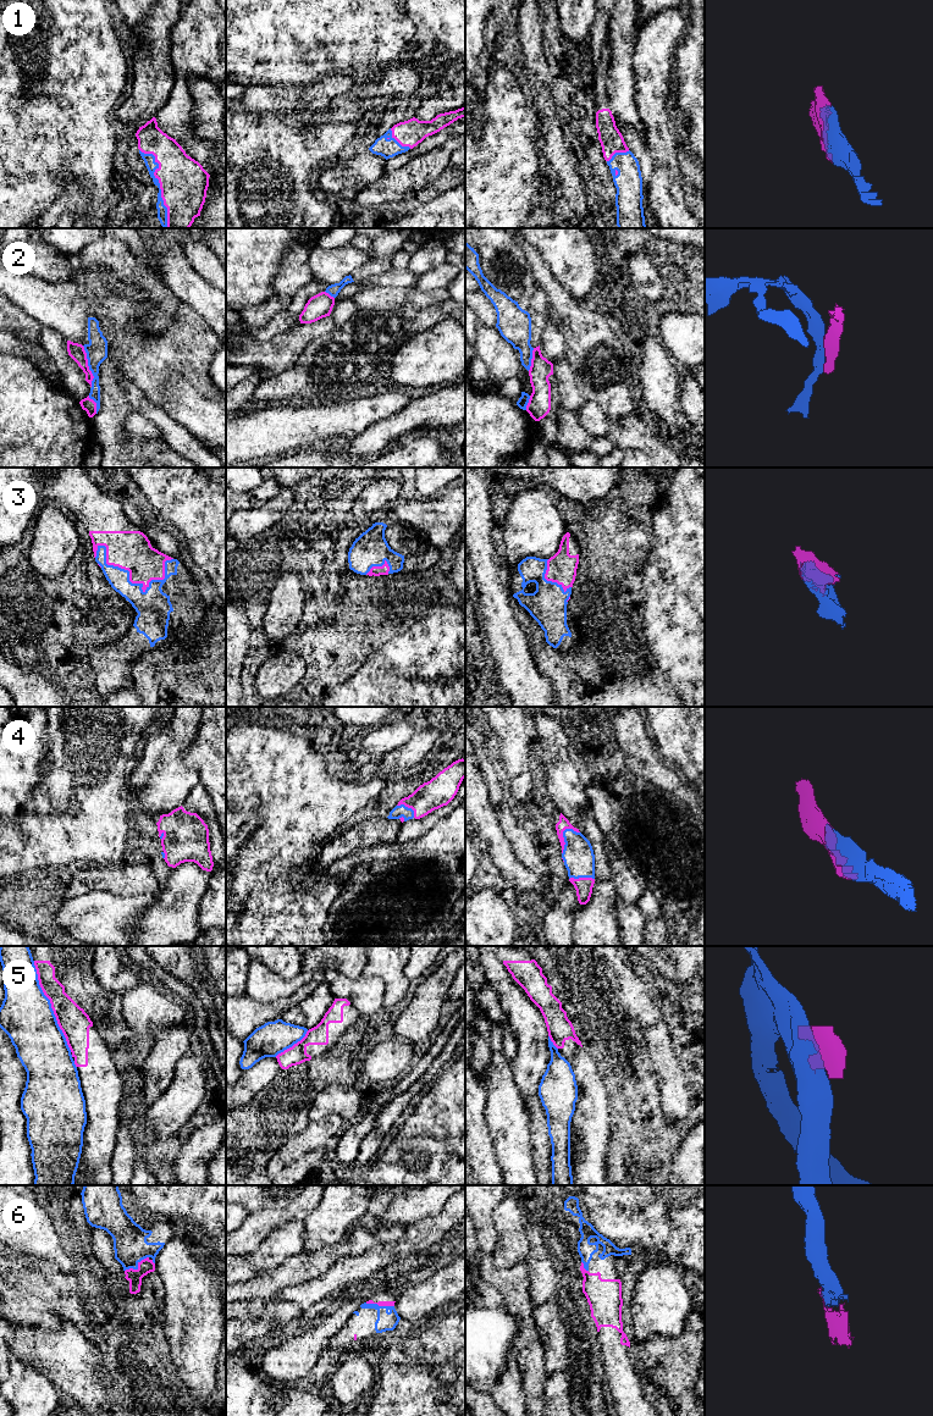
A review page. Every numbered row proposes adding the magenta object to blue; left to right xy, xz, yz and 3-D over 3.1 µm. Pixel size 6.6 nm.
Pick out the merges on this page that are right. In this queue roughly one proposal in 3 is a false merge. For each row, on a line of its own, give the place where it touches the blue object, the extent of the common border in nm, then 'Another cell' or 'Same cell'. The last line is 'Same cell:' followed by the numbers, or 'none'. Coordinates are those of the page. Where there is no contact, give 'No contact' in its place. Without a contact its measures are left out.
1: Touches blue at xy (159, 184). Shared border 550 nm. Same cell
2: Touches blue at xy (88, 365). Shared border 280 nm. Another cell
3: Touches blue at xy (134, 584). Shared border 500 nm. Same cell
4: Touches blue at yz (563, 835). Shared border 190 nm. Same cell
5: Touches blue at xy (50, 1006). Shared border 650 nm. Another cell
6: Touches blue at xy (137, 1267). Shared border 190 nm. Same cell
Same cell: 1, 3, 4, 6

